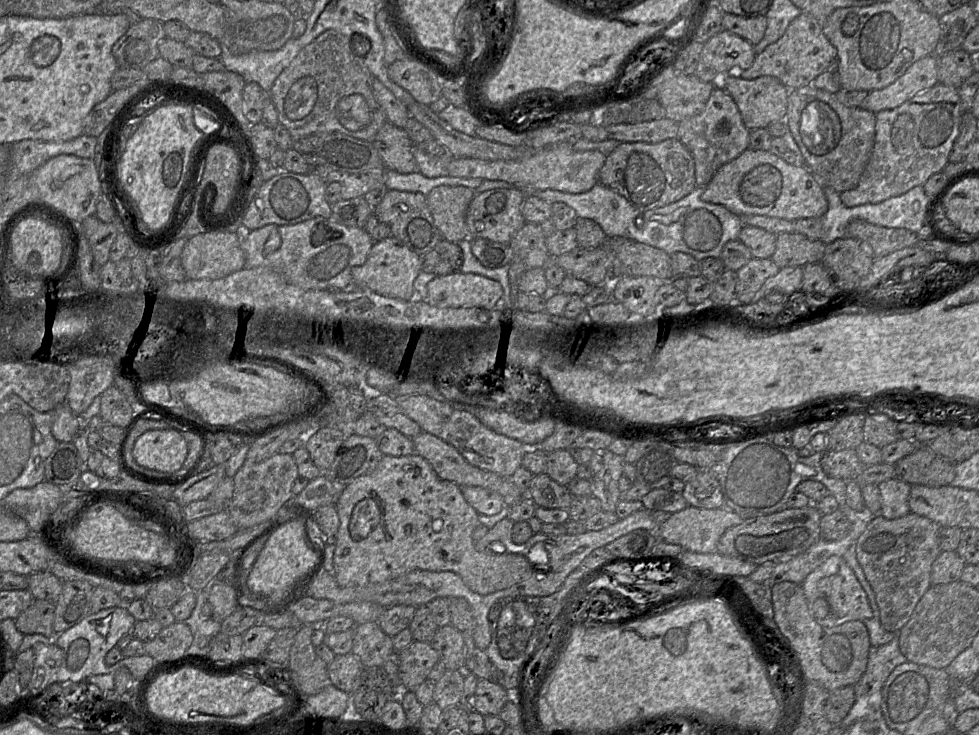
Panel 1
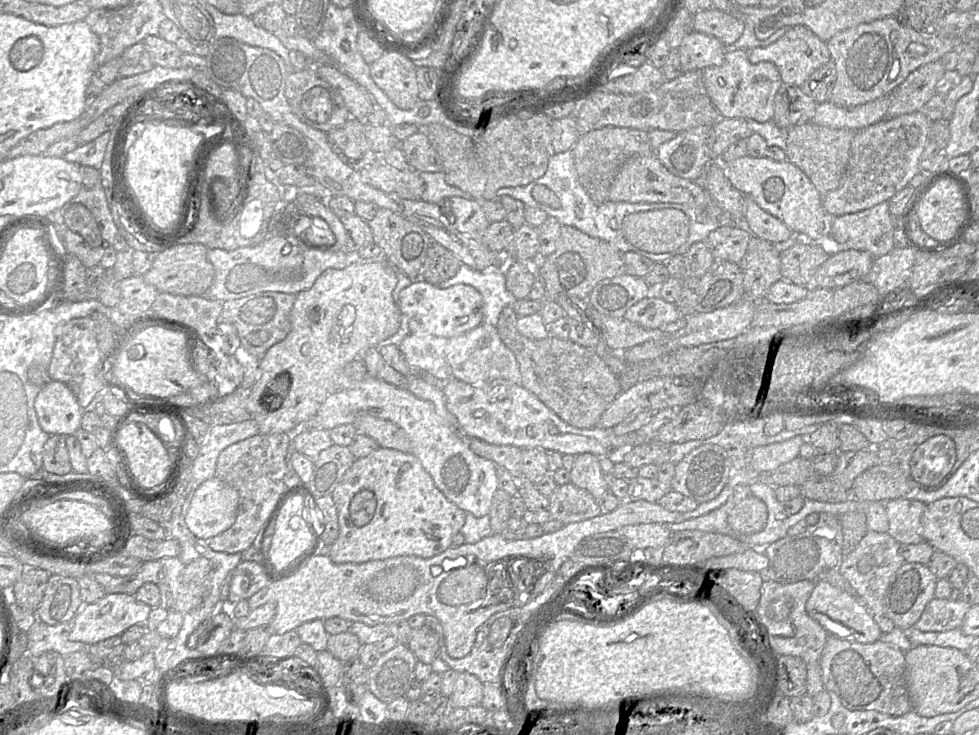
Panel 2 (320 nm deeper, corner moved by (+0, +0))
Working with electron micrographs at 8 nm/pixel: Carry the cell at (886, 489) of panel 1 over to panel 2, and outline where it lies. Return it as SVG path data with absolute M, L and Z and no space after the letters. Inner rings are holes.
M898 498L888 501L885 510L889 522L888 534L901 545L924 541L921 517L926 507L921 501Z

